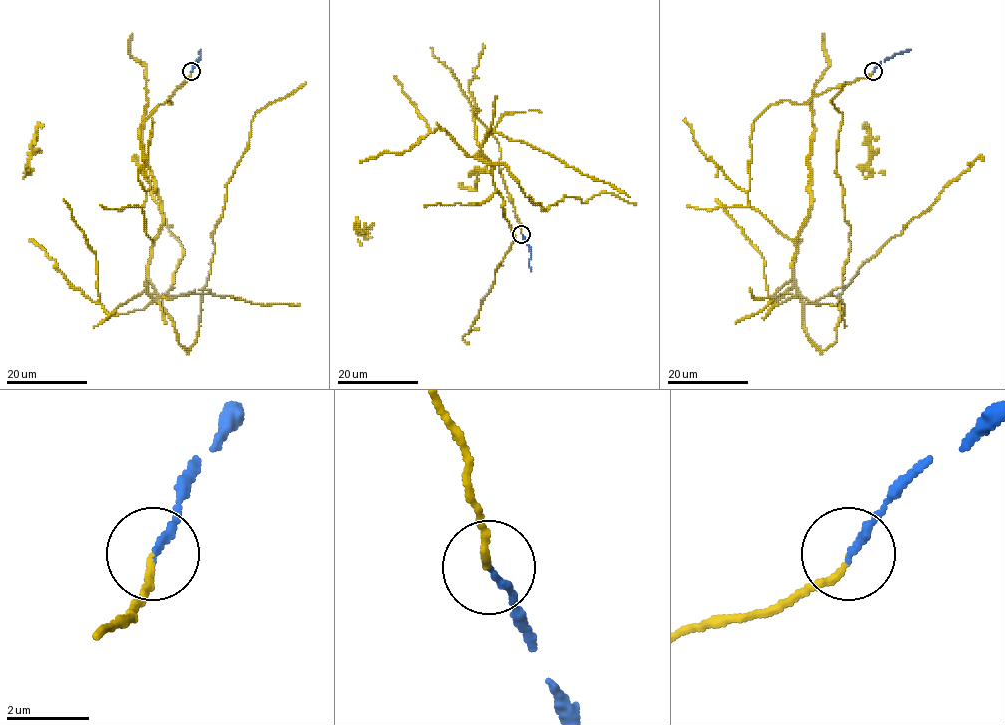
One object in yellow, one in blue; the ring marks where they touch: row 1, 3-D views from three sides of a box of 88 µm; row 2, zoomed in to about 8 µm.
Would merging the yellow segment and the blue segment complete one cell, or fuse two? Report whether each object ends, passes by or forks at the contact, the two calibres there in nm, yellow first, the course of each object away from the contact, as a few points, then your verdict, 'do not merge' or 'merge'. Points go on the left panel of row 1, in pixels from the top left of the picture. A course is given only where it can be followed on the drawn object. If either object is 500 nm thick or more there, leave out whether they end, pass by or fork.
yellow ends there; blue ends there; 150 nm thick on the yellow side, 180 nm on the other; yellow runs (191, 71), (143, 121), (141, 138), (147, 293), (187, 349), (252, 117), (306, 82); blue runs (191, 71), (200, 58), (198, 52), (201, 49); merge

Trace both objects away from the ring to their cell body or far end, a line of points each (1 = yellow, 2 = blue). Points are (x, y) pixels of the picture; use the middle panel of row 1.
1: (521, 233), (476, 107), (478, 158), (502, 163), (543, 211), (602, 192), (636, 204)
2: (521, 233), (530, 249), (528, 266), (531, 271)

